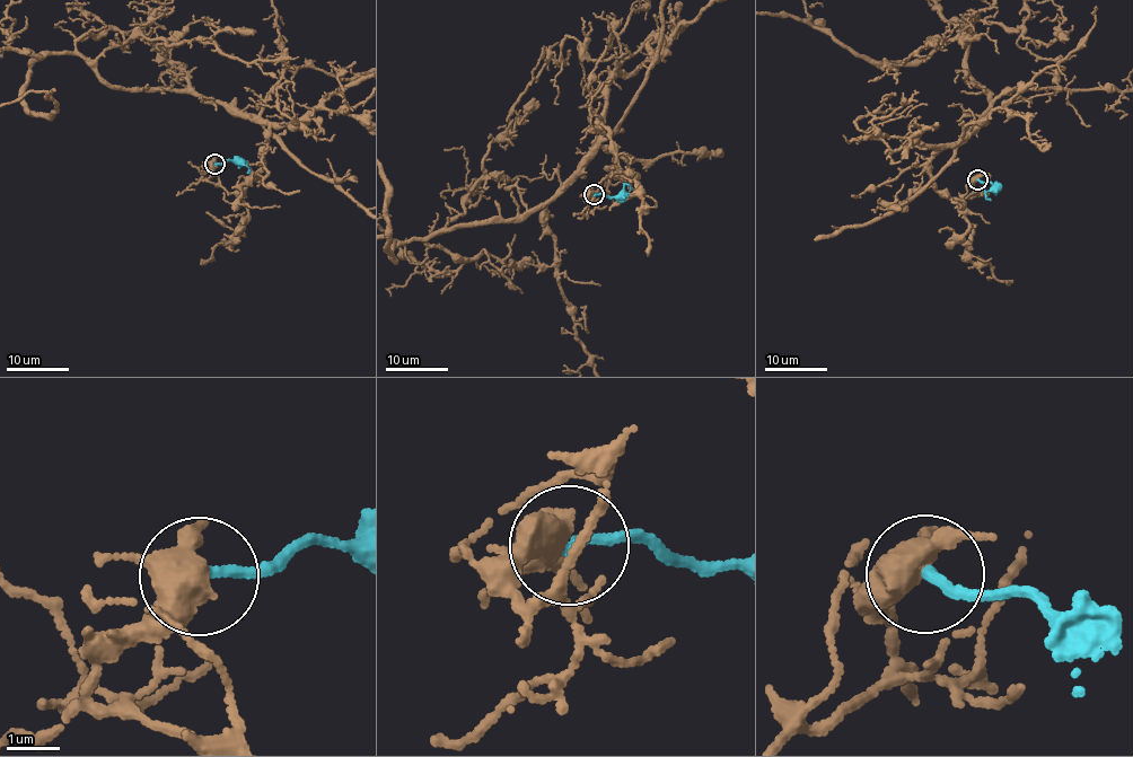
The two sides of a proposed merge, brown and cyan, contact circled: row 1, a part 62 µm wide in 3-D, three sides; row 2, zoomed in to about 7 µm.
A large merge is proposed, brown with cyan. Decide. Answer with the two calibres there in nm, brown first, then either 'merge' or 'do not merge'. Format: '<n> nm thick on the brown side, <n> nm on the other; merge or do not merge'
440 nm thick on the brown side, 200 nm on the other; do not merge

